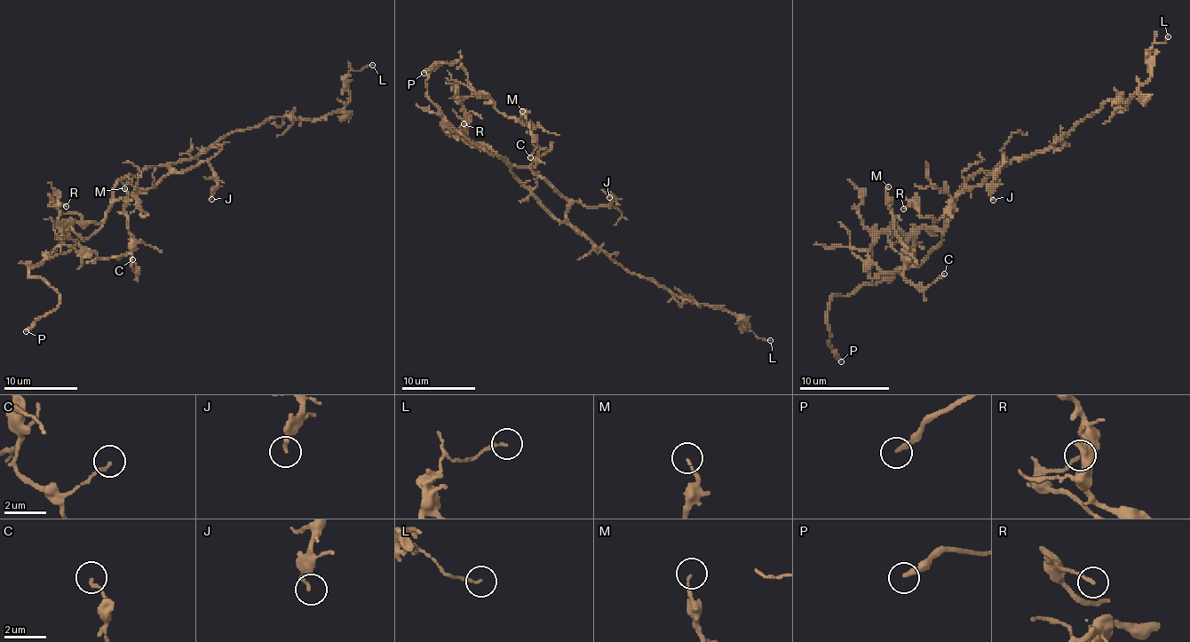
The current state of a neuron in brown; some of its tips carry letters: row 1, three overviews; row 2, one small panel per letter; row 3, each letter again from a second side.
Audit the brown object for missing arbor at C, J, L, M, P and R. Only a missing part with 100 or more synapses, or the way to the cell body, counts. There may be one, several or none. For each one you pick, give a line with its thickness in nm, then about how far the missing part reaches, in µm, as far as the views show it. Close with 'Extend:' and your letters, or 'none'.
P: Thickness 200 nm. Missing length about 25 µm
Extend: P

